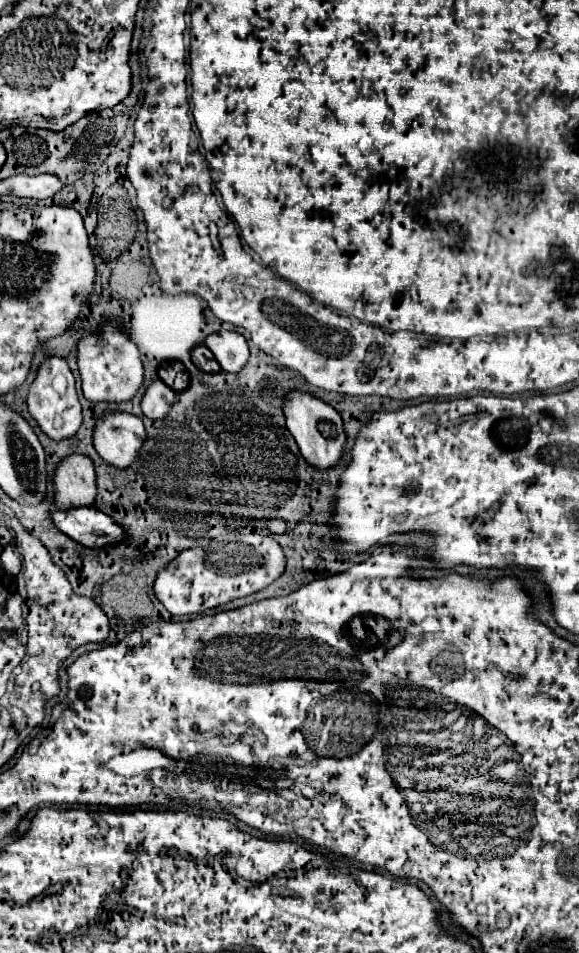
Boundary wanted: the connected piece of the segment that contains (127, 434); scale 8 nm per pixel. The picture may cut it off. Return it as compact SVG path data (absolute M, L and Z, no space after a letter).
M112 412L96 420L94 446L98 454L112 466L124 470L136 462L146 440L140 418L126 412Z

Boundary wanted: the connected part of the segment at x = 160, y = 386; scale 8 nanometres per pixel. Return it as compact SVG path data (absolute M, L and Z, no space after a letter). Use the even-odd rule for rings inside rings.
M154 380L142 398L142 412L150 420L162 420L172 410L174 400L176 392L168 388L162 380Z

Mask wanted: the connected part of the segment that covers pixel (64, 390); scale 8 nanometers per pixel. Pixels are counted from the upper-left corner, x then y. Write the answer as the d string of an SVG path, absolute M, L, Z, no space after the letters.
M52 356L38 368L36 380L32 382L30 394L28 394L28 412L38 422L40 430L50 440L56 440L56 442L72 438L76 434L76 430L80 428L82 406L80 406L80 400L78 400L78 394L74 388L74 376L62 358Z

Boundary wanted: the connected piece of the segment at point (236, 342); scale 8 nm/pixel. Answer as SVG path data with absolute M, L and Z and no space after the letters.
M220 330L206 338L206 346L226 372L240 372L248 362L248 342L240 332Z

